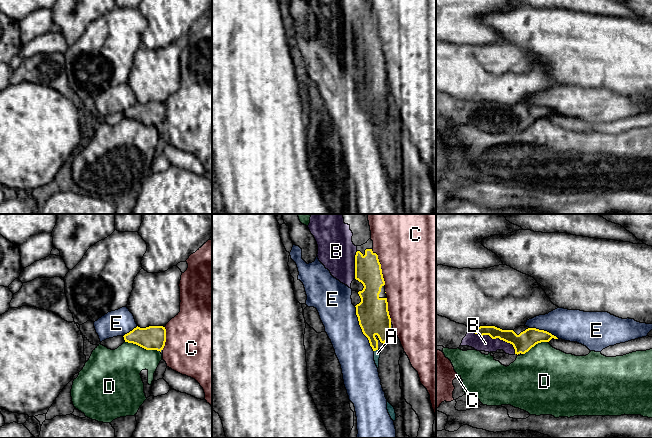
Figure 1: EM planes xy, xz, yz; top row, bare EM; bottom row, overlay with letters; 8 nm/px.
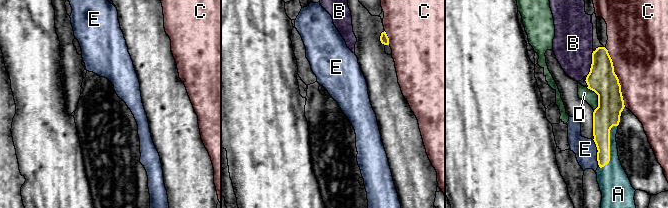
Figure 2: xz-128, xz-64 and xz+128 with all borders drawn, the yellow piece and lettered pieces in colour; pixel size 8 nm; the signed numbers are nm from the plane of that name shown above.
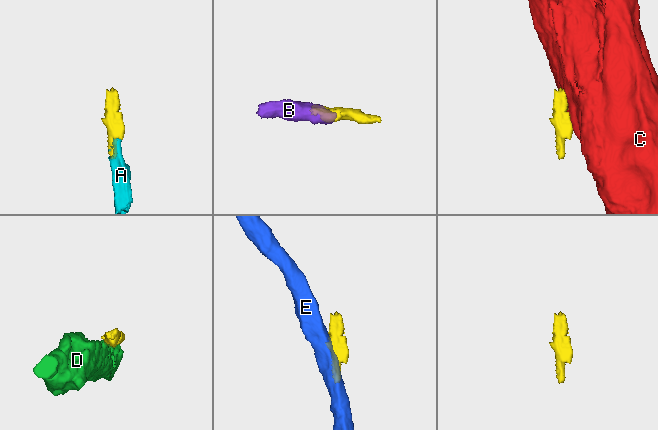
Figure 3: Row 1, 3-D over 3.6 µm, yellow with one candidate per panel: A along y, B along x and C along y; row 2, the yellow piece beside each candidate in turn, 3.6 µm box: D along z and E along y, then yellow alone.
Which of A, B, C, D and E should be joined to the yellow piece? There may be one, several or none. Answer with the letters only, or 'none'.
A, B

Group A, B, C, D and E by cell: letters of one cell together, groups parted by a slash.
A B / C / D / E

